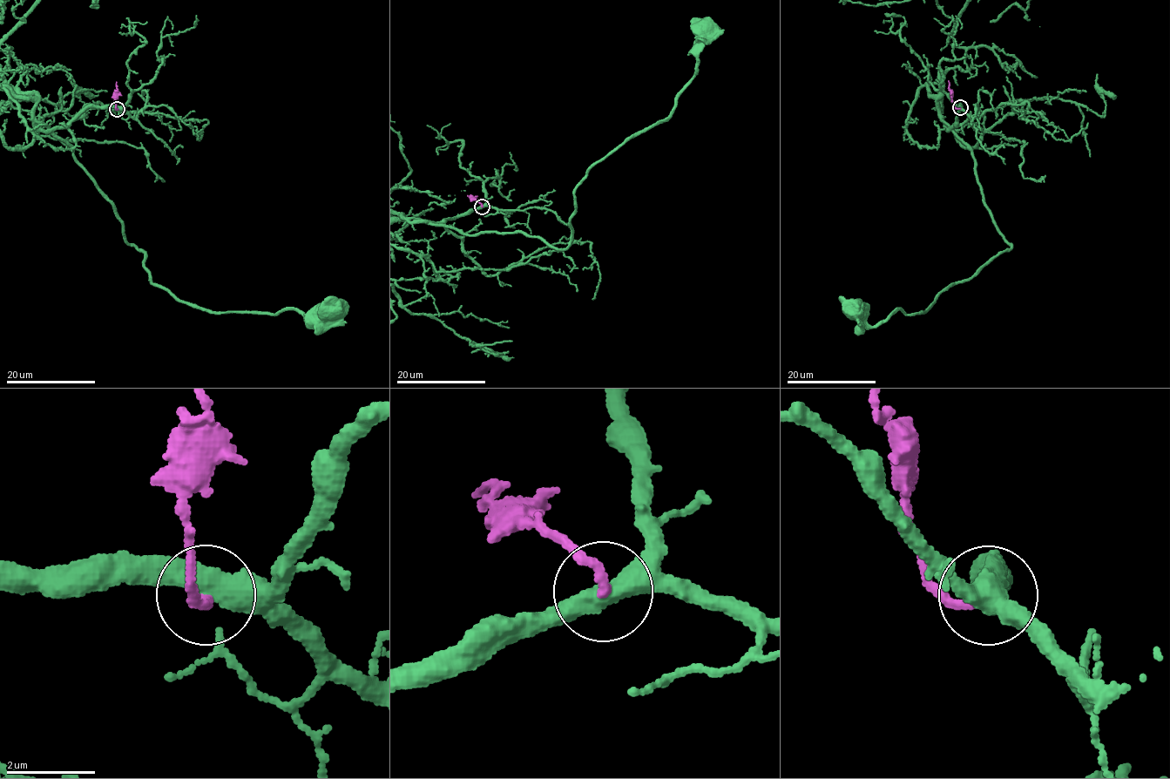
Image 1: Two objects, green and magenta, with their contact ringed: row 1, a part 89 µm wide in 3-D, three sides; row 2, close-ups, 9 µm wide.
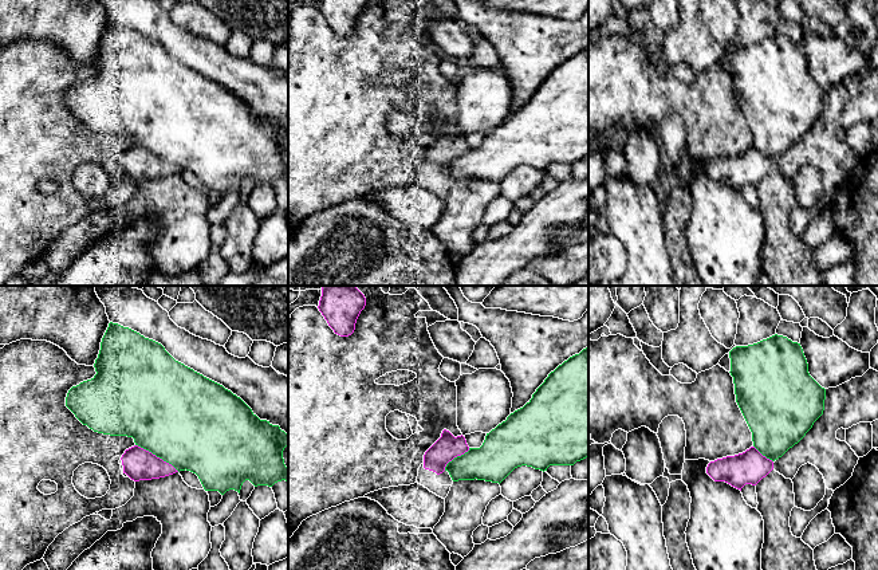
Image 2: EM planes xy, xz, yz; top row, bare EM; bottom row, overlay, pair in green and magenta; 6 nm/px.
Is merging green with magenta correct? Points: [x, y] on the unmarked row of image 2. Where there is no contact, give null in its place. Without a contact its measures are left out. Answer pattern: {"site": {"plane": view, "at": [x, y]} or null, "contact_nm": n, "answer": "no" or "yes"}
{"site": {"plane": "xy", "at": [157, 156]}, "contact_nm": 300, "answer": "no"}

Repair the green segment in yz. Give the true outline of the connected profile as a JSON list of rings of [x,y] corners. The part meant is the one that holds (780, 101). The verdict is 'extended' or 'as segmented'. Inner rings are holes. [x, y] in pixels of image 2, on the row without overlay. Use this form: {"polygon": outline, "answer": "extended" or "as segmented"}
{"polygon": [[[772,35],[729,51],[736,102],[752,131],[753,146],[775,161],[798,144],[823,114],[826,89],[808,72],[800,43]]], "answer": "as segmented"}

